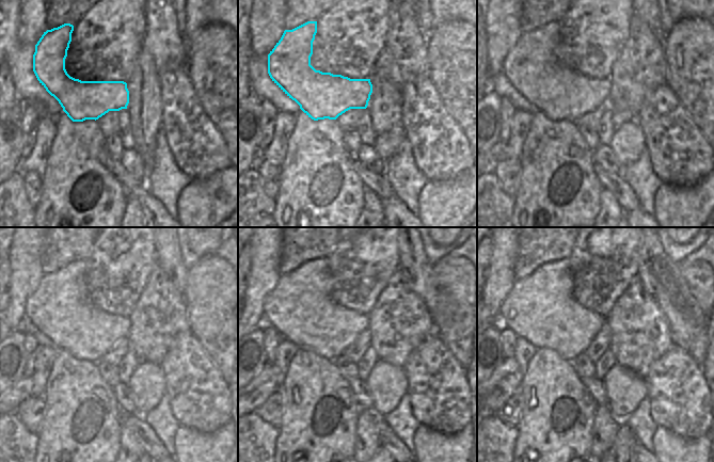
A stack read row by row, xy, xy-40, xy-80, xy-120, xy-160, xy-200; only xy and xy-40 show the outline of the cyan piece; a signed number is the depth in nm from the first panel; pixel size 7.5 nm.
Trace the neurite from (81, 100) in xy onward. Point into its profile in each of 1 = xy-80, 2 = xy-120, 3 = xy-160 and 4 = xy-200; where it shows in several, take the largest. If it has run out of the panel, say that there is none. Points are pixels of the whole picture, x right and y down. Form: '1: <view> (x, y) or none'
1: xy-80 (532, 66)
2: xy-120 (61, 307)
3: xy-160 (301, 308)
4: xy-200 (540, 307)

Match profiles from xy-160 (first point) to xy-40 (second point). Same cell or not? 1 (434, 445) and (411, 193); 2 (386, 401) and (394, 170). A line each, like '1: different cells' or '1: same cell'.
1: different cells
2: different cells

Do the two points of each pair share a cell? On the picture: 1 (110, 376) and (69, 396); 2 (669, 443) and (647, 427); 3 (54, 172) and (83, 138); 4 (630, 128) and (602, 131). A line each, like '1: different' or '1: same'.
1: different
2: different
3: same
4: different

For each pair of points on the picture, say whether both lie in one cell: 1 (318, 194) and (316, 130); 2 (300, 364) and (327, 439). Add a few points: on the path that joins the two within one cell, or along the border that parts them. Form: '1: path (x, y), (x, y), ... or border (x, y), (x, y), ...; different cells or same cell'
1: path (316, 178), (316, 146); same cell
2: path (308, 385), (308, 427); same cell

